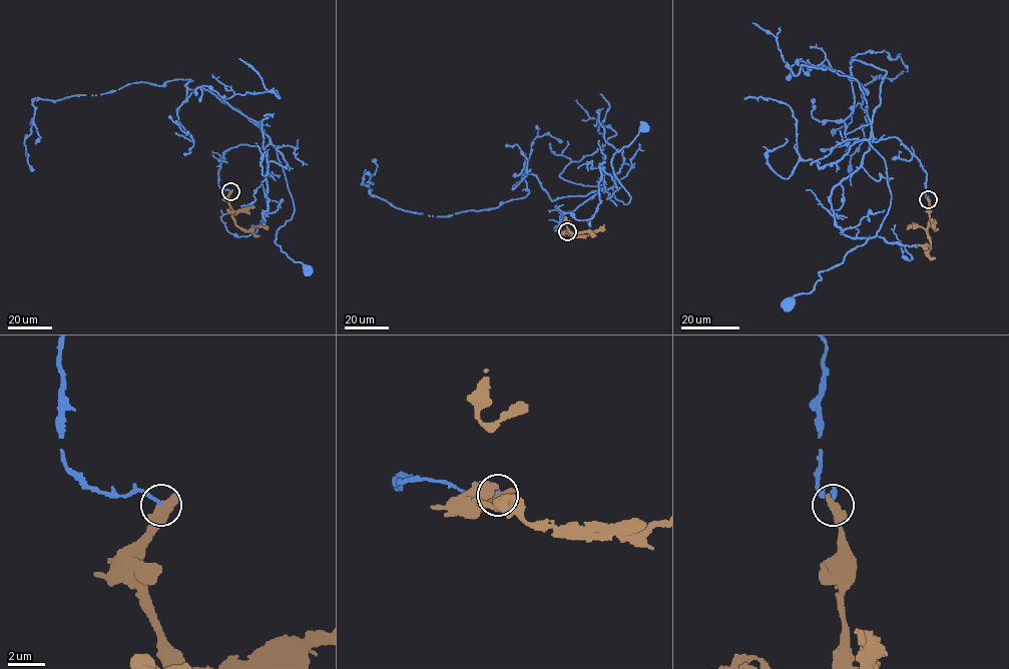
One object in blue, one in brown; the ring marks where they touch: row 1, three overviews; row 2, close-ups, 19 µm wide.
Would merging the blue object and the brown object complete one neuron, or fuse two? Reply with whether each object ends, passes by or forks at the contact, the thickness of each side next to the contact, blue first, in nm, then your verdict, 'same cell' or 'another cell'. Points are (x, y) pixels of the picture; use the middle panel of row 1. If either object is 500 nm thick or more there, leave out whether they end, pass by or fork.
170/650 nm | another cell

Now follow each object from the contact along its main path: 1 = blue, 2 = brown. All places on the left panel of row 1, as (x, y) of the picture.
1: (230, 191), (219, 186), (222, 153), (240, 144), (272, 144), (294, 212), (277, 231), (275, 242), (308, 270)
2: (230, 191), (227, 201), (236, 225), (251, 230), (267, 225)

